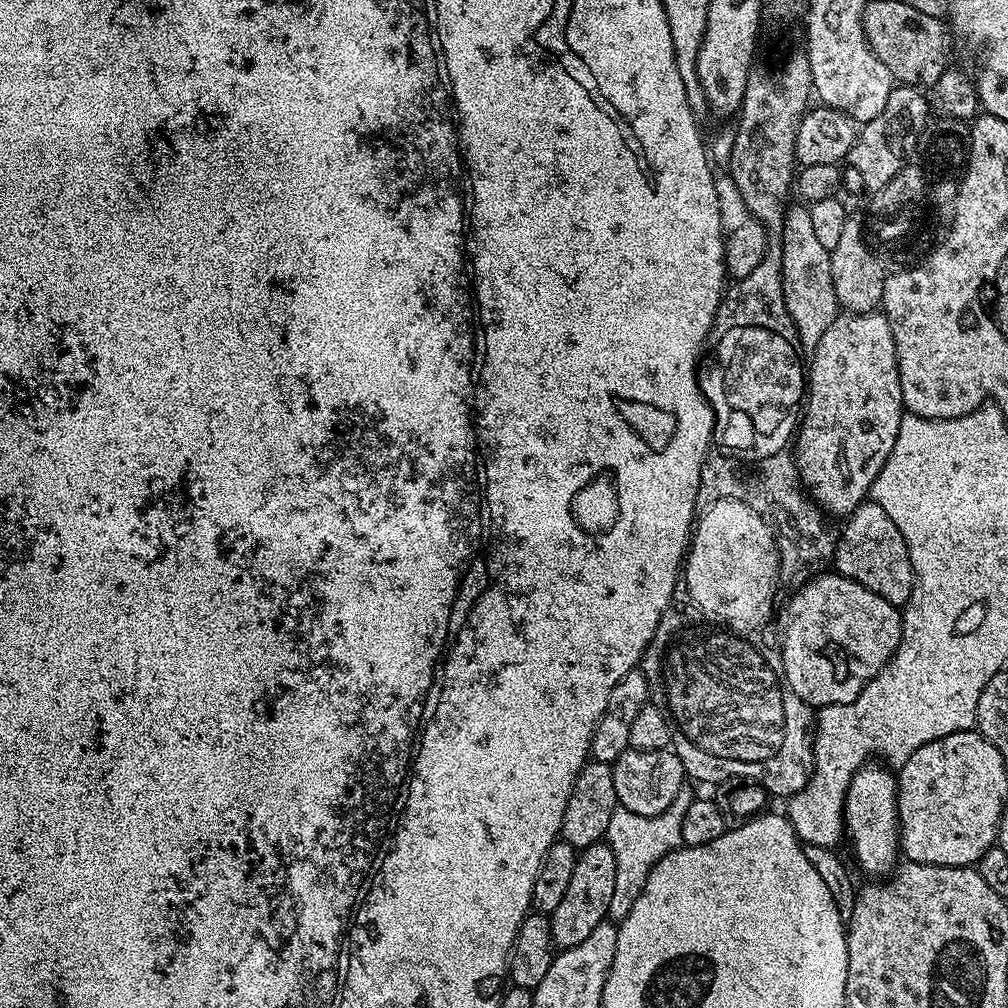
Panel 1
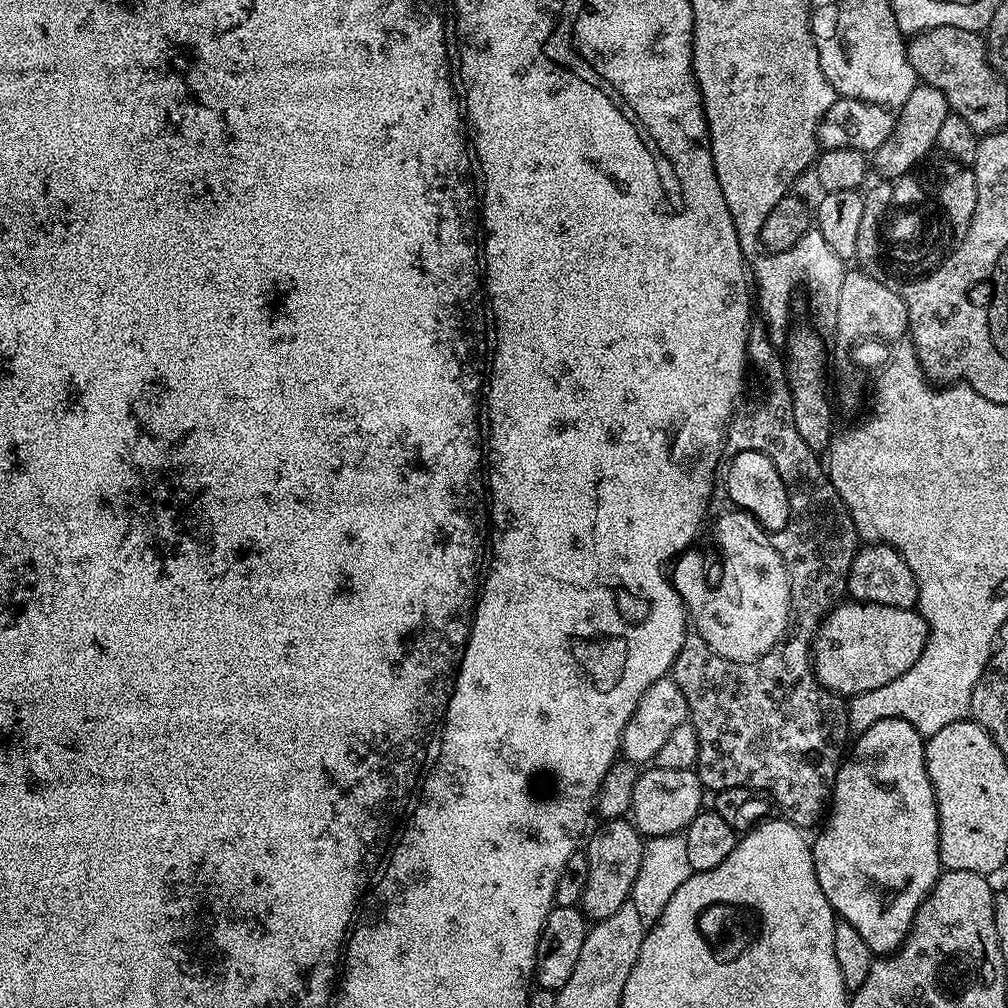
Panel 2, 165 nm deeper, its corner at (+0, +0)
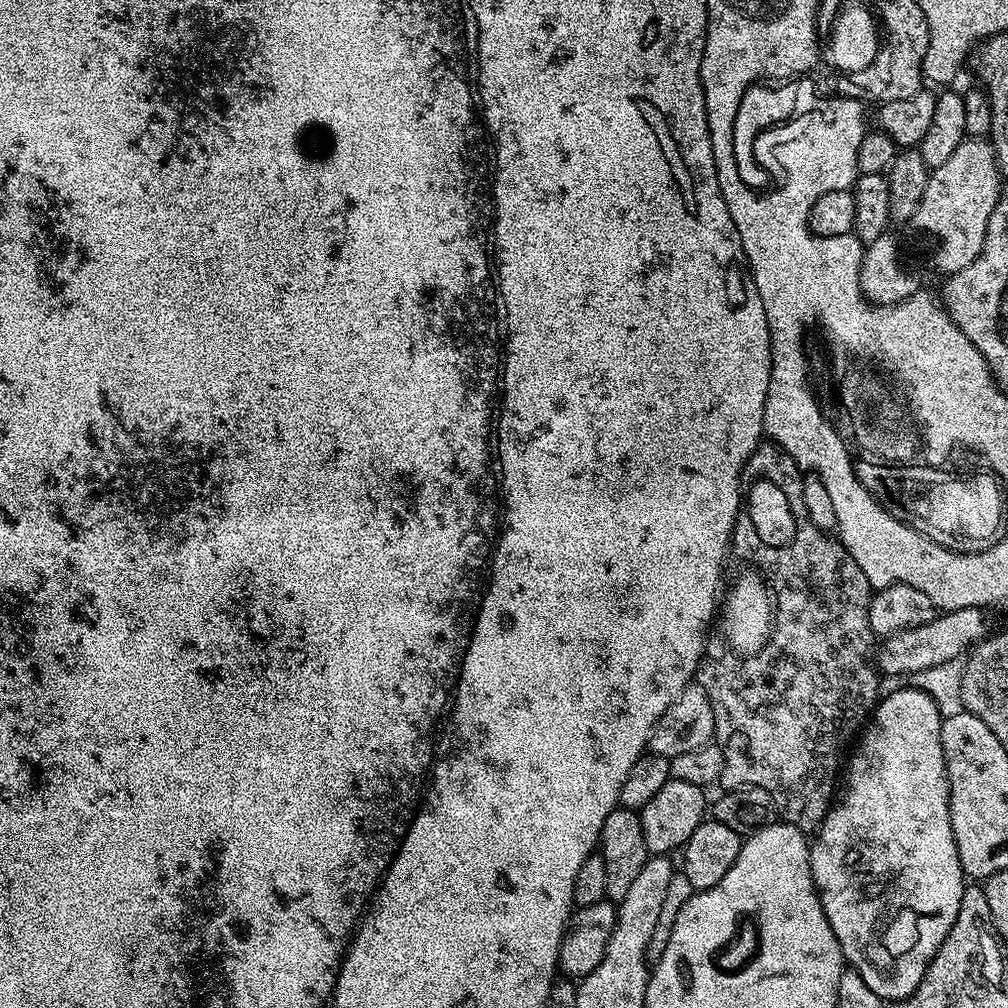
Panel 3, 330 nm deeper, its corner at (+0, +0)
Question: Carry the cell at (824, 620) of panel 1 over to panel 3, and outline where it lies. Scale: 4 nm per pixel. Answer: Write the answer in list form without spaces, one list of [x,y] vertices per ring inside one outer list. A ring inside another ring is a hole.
[[[982,608],[941,611],[922,626],[914,626],[895,632],[893,636],[883,637],[881,644],[884,645],[881,648],[879,645],[875,649],[874,663],[877,669],[887,677],[886,675],[908,676],[911,672],[928,672],[931,668],[940,668],[943,664],[950,663],[951,660],[959,661],[965,653],[975,648],[989,635],[988,620],[984,616],[987,615]]]

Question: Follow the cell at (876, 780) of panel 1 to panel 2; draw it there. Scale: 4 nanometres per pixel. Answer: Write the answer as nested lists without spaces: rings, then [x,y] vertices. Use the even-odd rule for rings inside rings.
[[[902,718],[879,720],[874,722],[874,726],[870,726],[870,730],[859,733],[855,739],[856,745],[852,748],[852,760],[849,760],[849,758],[845,759],[837,770],[830,799],[832,805],[826,819],[823,821],[823,824],[825,823],[824,829],[817,834],[816,840],[814,836],[811,841],[812,861],[814,862],[814,870],[818,878],[818,886],[822,886],[822,894],[826,894],[832,911],[836,913],[837,917],[850,922],[850,926],[854,926],[854,930],[858,930],[858,934],[862,934],[862,942],[866,942],[866,946],[870,946],[870,950],[874,954],[891,954],[903,944],[908,936],[908,931],[912,929],[912,923],[916,917],[916,911],[920,909],[920,903],[928,897],[928,891],[934,887],[936,879],[940,877],[942,871],[938,806],[936,805],[936,795],[926,770],[926,754],[924,753],[926,740],[918,730],[914,730],[914,726],[910,726],[910,722],[906,722]]]

